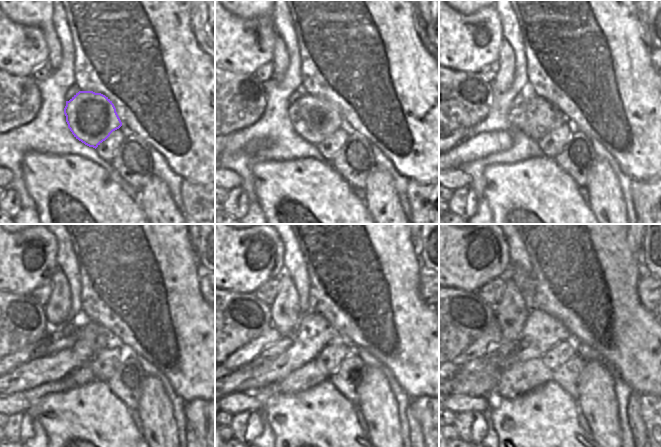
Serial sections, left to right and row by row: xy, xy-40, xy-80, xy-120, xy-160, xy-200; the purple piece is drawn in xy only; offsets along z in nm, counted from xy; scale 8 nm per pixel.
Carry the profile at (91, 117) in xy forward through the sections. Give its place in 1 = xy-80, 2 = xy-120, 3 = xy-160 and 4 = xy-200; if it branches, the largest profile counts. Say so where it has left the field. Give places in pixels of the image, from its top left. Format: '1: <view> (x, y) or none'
1: xy-80 (535, 116)
2: xy-120 (60, 338)
3: xy-160 (274, 350)
4: xy-200 (479, 377)

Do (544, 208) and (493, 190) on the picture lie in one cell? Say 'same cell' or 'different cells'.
same cell

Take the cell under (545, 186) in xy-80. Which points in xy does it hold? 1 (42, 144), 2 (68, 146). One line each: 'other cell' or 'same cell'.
1: other cell
2: other cell

